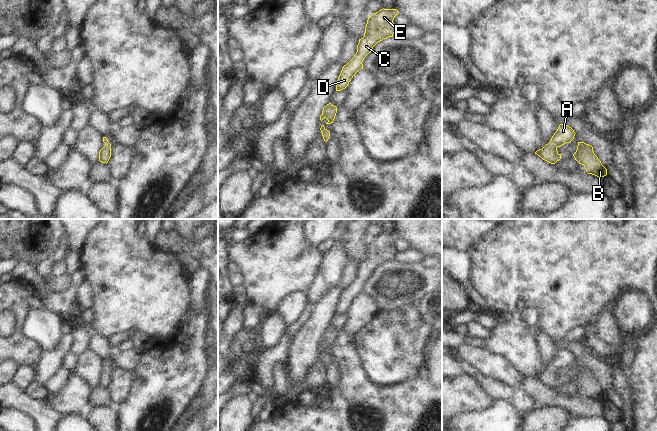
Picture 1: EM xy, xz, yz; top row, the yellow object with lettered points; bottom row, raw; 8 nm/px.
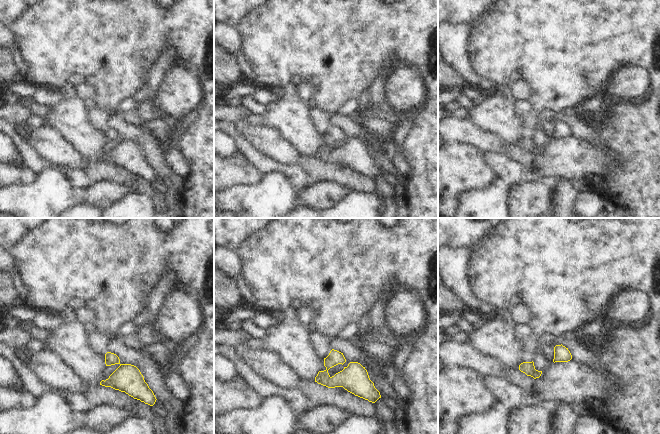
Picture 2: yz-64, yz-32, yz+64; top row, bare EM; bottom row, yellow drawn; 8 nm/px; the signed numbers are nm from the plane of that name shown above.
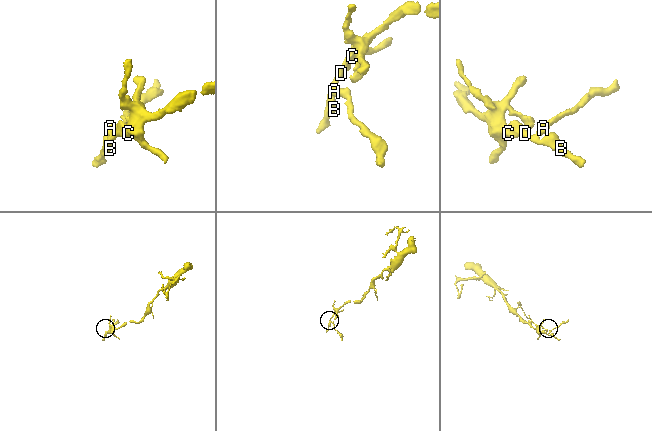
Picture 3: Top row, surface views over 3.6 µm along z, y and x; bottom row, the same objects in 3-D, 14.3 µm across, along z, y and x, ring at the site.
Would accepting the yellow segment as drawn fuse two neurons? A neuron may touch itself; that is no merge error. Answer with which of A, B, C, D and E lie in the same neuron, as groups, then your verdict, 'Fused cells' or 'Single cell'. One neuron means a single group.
Groups: A B C D E. Single cell

